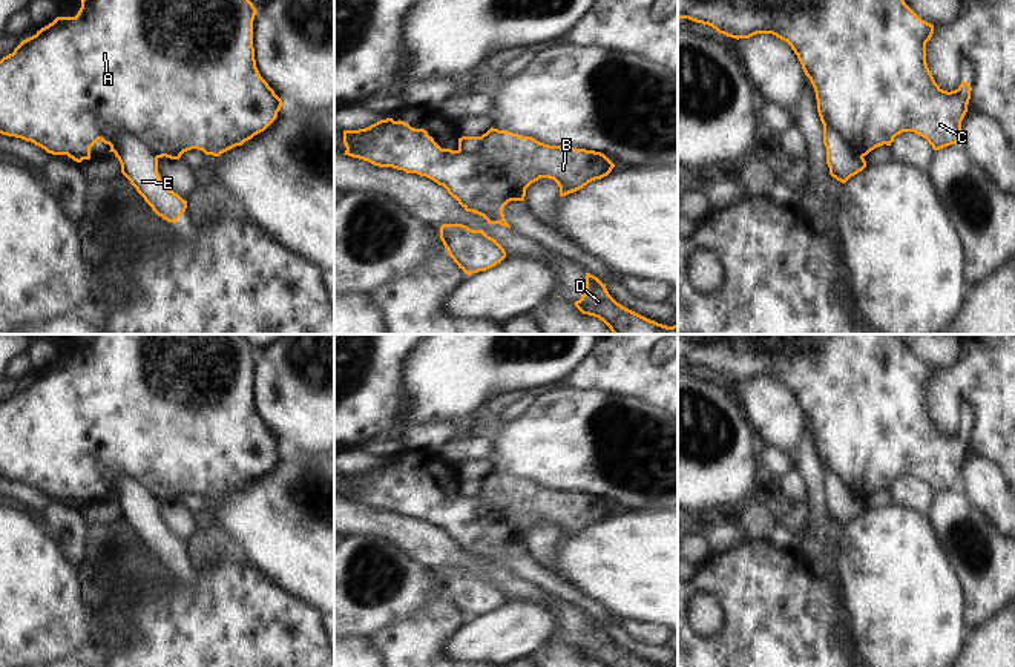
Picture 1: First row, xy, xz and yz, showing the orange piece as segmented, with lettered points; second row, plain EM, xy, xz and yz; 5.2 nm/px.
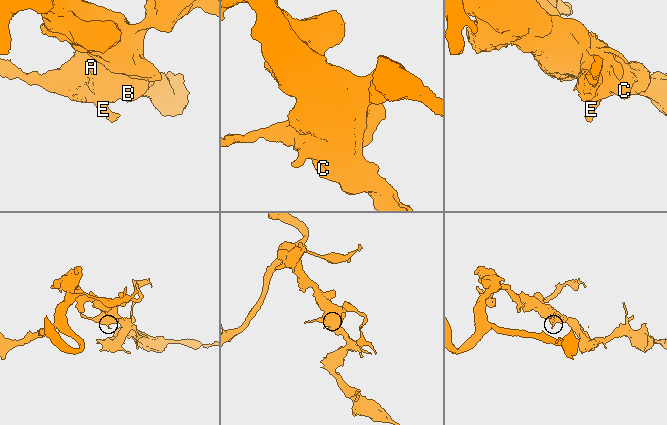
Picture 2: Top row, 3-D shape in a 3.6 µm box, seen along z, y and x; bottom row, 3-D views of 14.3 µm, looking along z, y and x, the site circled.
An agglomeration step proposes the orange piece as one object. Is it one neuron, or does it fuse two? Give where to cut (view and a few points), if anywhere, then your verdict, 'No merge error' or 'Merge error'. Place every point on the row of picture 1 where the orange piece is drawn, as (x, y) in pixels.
Split along xy (117, 135), (128, 134), (137, 137), (158, 157). Merge error

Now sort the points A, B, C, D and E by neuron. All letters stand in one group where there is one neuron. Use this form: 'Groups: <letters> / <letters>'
Groups: A B C D / E

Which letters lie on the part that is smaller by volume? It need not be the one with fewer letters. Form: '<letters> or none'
E

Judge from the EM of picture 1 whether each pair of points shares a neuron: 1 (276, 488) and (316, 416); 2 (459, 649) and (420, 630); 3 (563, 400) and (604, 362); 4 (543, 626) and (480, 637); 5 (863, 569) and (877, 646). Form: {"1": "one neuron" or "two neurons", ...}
{"1": "two neurons", "2": "two neurons", "3": "two neurons", "4": "one neuron", "5": "one neuron"}

